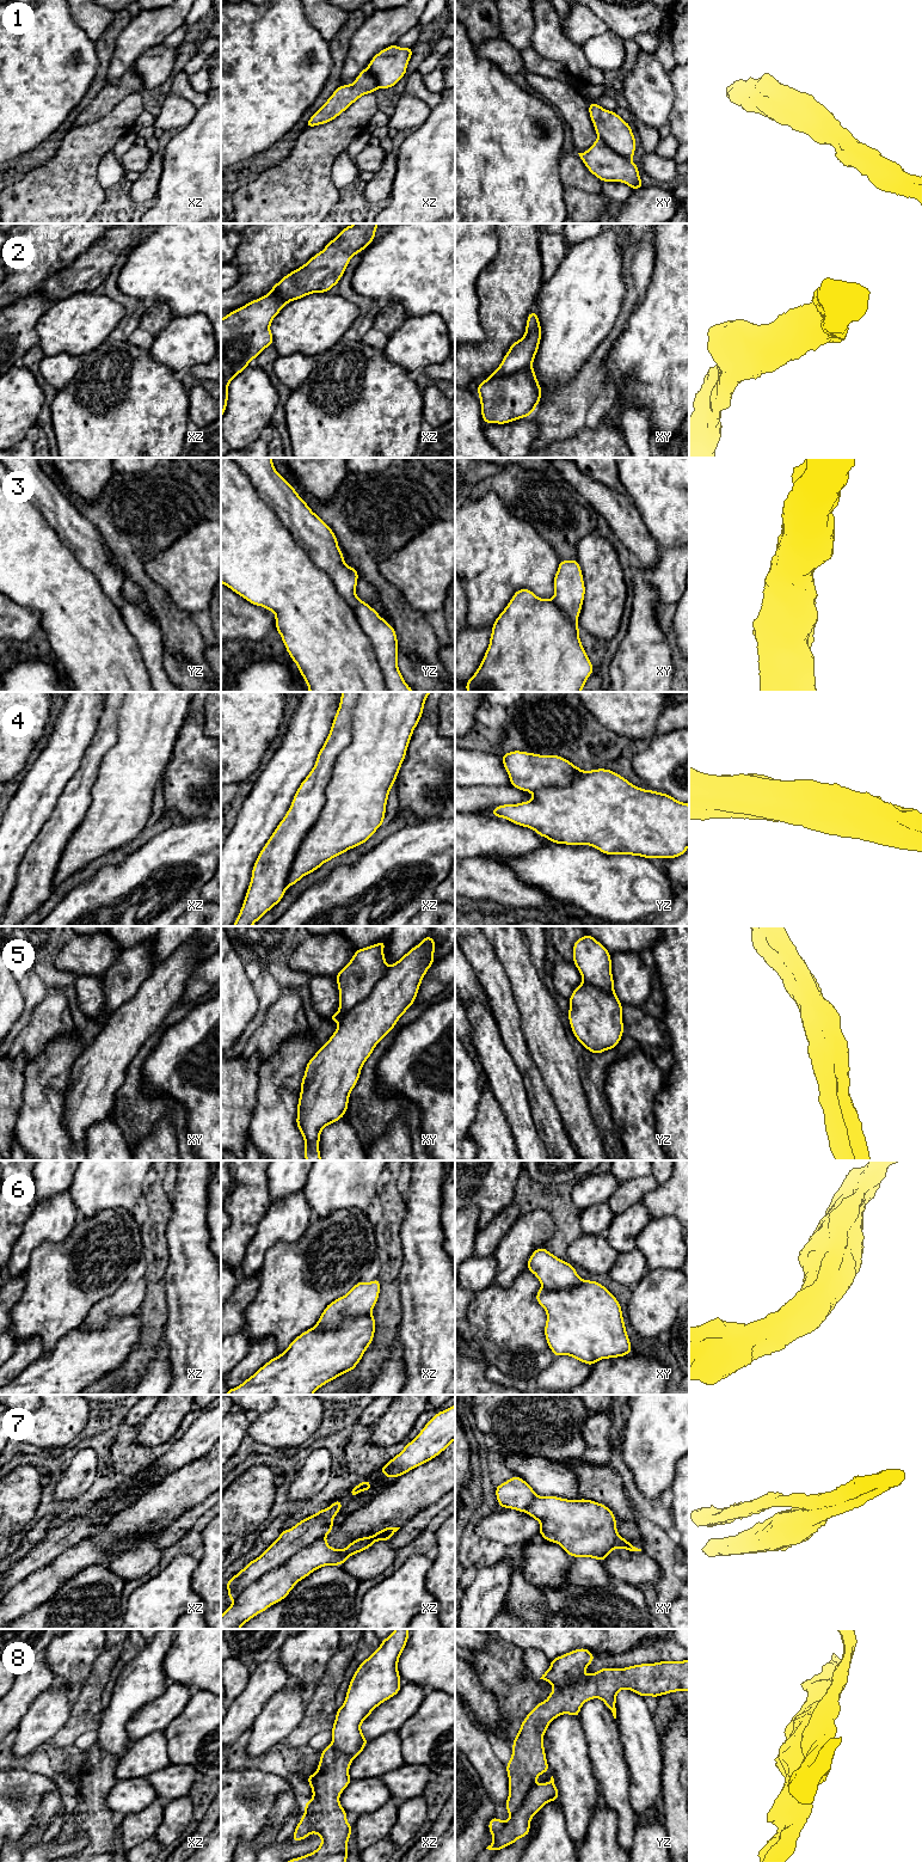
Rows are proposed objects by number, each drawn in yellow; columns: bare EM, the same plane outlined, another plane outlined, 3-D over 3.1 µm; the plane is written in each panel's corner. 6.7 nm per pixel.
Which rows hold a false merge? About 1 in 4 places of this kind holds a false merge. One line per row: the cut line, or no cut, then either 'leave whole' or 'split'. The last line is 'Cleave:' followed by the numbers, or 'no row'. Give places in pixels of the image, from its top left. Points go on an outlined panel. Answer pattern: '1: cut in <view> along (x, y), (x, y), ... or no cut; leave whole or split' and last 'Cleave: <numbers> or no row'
1: no cut; leave whole
2: no cut; leave whole
3: no cut; leave whole
4: no cut; leave whole
5: no cut; leave whole
6: no cut; leave whole
7: cut in xz along (324, 1536), (264, 1573), (234, 1600); split
8: cut in yz along (583, 1674), (566, 1685), (554, 1688); split
Cleave: 7, 8

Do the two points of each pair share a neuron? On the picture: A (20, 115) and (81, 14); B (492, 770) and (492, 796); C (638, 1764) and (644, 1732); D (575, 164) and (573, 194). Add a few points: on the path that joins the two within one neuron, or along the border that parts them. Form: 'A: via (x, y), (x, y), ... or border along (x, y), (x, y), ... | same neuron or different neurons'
A: border along (69, 12), (73, 20), (94, 43) | different neurons
B: border along (509, 784), (467, 786) | different neurons
C: via (643, 1756), (643, 1740) | same neuron
D: via (575, 171), (575, 187) | same neuron

